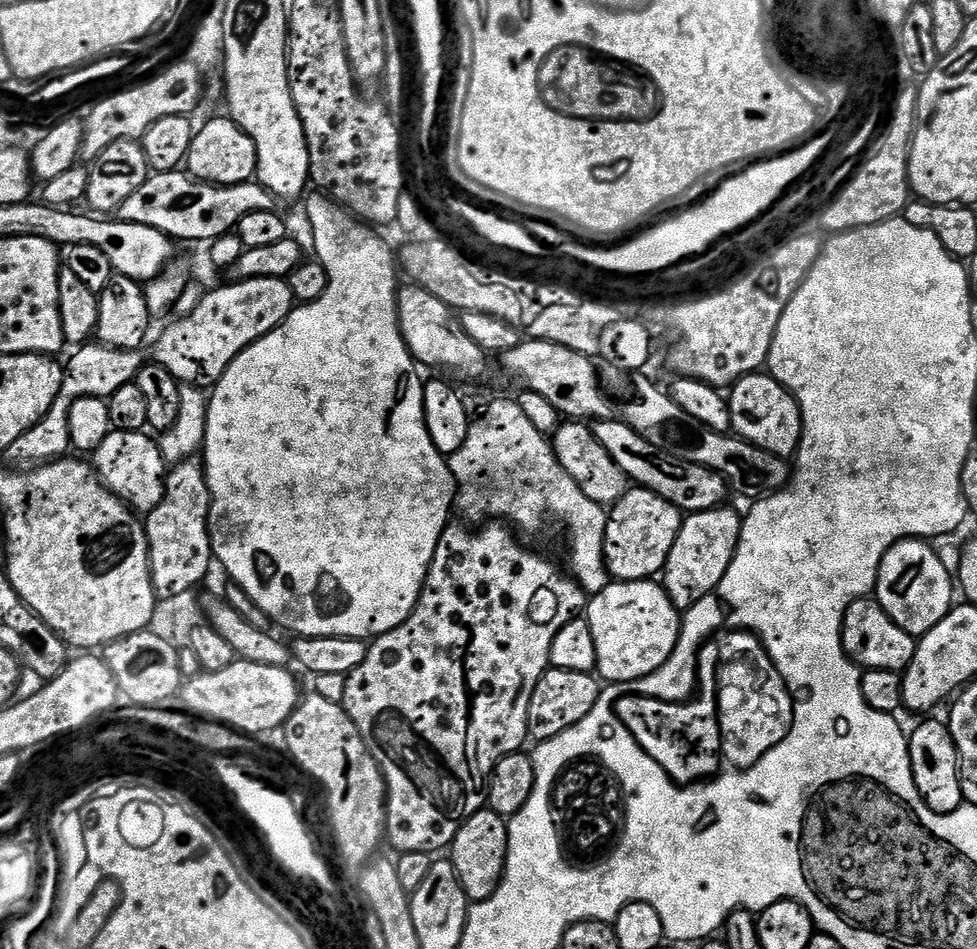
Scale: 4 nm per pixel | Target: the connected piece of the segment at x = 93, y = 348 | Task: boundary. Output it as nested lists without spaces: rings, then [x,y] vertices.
[[[89,342],[77,347],[76,352],[66,360],[64,381],[58,390],[58,398],[54,398],[54,406],[50,406],[47,414],[40,419],[14,446],[7,450],[7,459],[13,460],[16,466],[39,466],[53,458],[64,458],[69,455],[70,442],[70,406],[78,402],[78,398],[99,396],[107,398],[119,390],[121,386],[133,383],[136,375],[144,367],[145,357],[140,357],[139,351],[130,348],[110,348],[99,342]]]

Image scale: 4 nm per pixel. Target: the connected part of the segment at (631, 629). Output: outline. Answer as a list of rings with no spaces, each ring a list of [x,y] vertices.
[[[655,579],[621,580],[608,583],[587,601],[586,619],[594,634],[594,650],[598,650],[596,672],[599,679],[608,684],[625,684],[654,674],[654,670],[662,667],[670,654],[674,654],[674,646],[680,637],[682,612],[670,602],[663,583]]]

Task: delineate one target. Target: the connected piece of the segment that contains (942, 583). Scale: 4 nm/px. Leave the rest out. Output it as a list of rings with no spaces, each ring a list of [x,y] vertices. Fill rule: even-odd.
[[[924,538],[899,540],[897,544],[882,558],[882,566],[878,570],[874,598],[890,614],[890,618],[902,630],[914,637],[925,636],[954,607],[954,576],[948,573],[944,560],[931,548]]]

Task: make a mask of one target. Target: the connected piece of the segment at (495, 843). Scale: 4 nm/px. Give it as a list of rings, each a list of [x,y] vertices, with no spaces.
[[[487,806],[458,830],[450,845],[450,859],[469,901],[485,900],[494,894],[494,890],[498,890],[500,879],[504,877],[507,853],[508,820]]]

